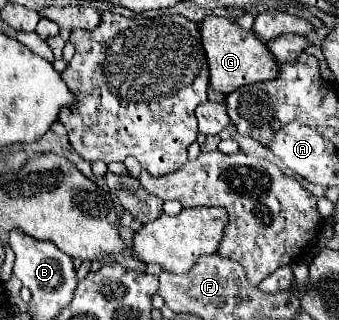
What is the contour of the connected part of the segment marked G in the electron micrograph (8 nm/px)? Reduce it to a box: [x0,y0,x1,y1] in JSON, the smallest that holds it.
[199,16,277,94]

